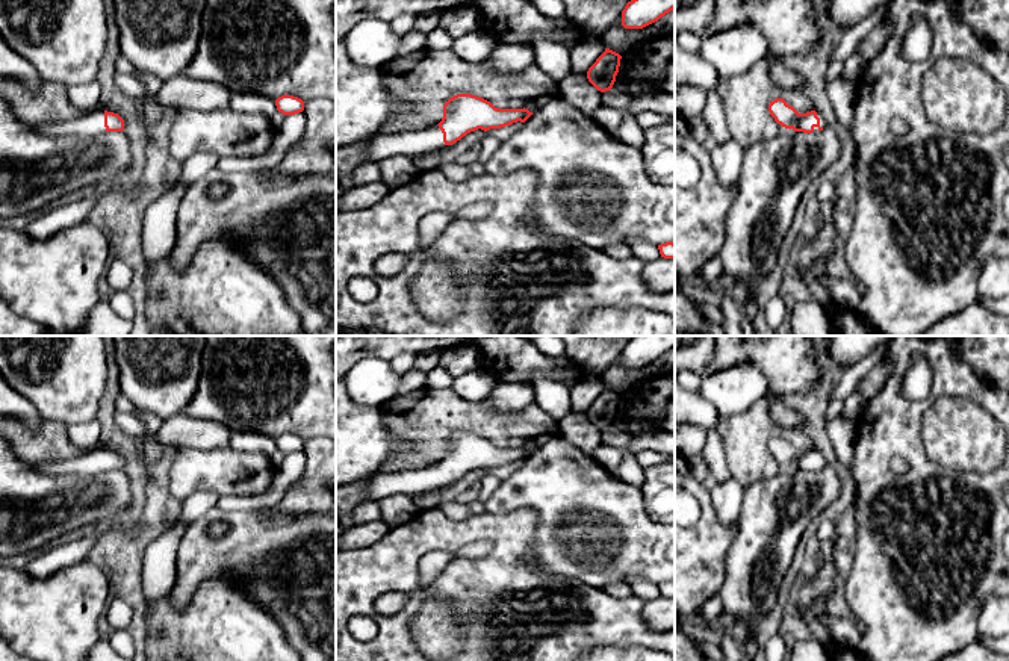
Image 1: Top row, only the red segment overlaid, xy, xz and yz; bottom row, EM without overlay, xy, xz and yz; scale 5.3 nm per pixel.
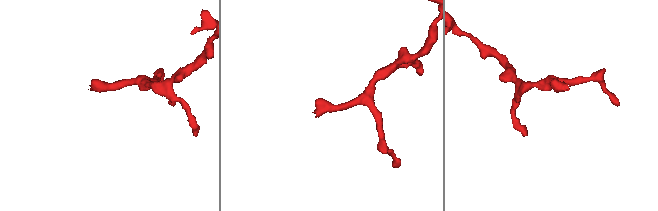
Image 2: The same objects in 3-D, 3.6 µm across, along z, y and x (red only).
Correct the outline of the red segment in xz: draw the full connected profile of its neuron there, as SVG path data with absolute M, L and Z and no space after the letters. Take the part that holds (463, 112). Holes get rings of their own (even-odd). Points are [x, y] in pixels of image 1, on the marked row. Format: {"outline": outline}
{"outline": "M457 94L443 104L443 118L437 126L419 132L377 135L368 145L368 157L380 162L390 156L413 157L436 148L455 144L478 129L487 132L513 123L525 123L532 112L528 109L498 109L490 101L472 95Z"}

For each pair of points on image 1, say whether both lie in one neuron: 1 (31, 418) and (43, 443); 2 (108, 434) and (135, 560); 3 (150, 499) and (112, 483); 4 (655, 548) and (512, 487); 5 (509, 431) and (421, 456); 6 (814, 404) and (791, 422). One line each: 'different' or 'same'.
1: different
2: same
3: different
4: same
5: same
6: different

